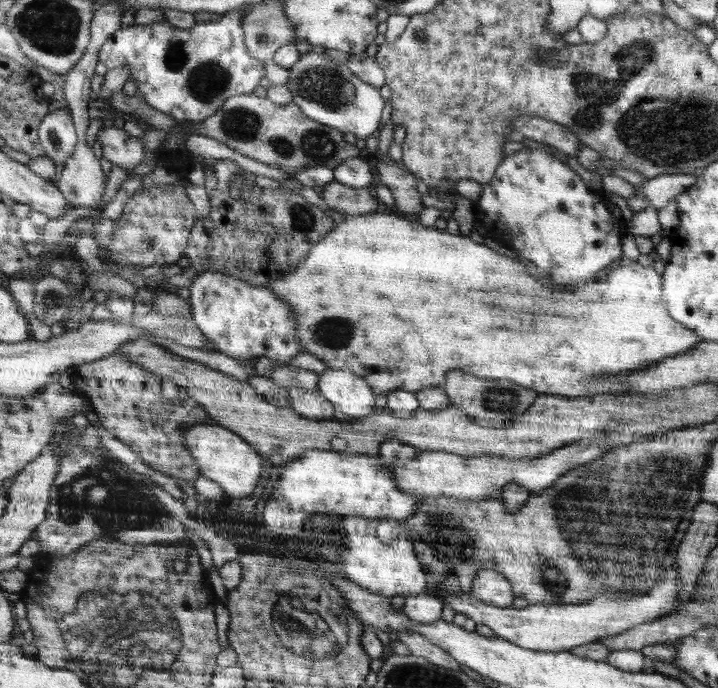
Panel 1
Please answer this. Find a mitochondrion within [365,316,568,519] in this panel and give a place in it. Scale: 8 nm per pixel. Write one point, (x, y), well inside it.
(501, 401)

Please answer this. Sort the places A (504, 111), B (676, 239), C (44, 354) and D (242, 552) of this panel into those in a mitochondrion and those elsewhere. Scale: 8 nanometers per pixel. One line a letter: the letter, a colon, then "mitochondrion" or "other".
A: other
B: other
C: other
D: other

